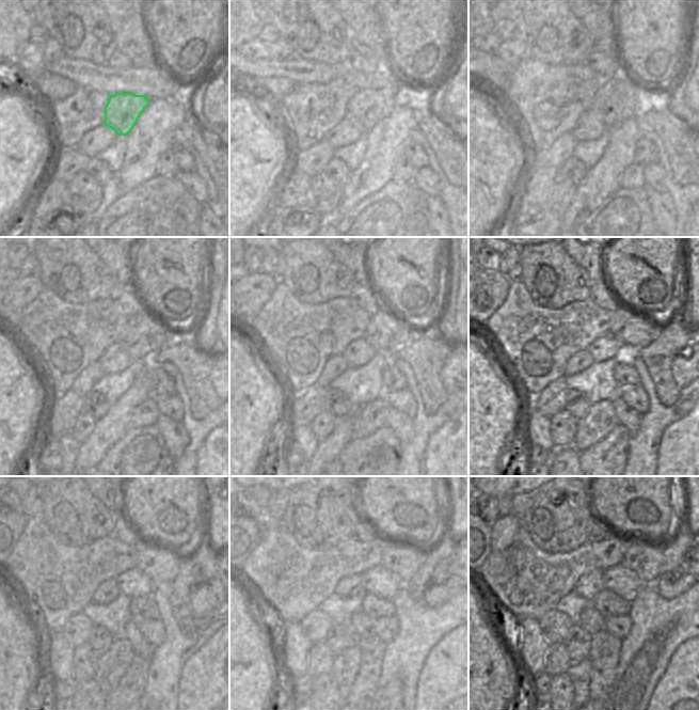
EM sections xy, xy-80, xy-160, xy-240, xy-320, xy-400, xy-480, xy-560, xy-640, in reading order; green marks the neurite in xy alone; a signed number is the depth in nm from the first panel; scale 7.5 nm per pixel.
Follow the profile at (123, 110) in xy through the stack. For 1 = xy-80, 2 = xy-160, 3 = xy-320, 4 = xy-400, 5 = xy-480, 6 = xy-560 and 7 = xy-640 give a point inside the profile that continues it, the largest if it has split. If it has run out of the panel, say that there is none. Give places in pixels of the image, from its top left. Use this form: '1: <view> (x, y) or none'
1: xy-80 (367, 107)
2: xy-160 (617, 99)
3: xy-320 (385, 332)
4: xy-400 (633, 330)
5: xy-480 (161, 565)
6: xy-560 (403, 561)
7: xy-640 (646, 559)

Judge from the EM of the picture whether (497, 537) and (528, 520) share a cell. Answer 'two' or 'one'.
two

